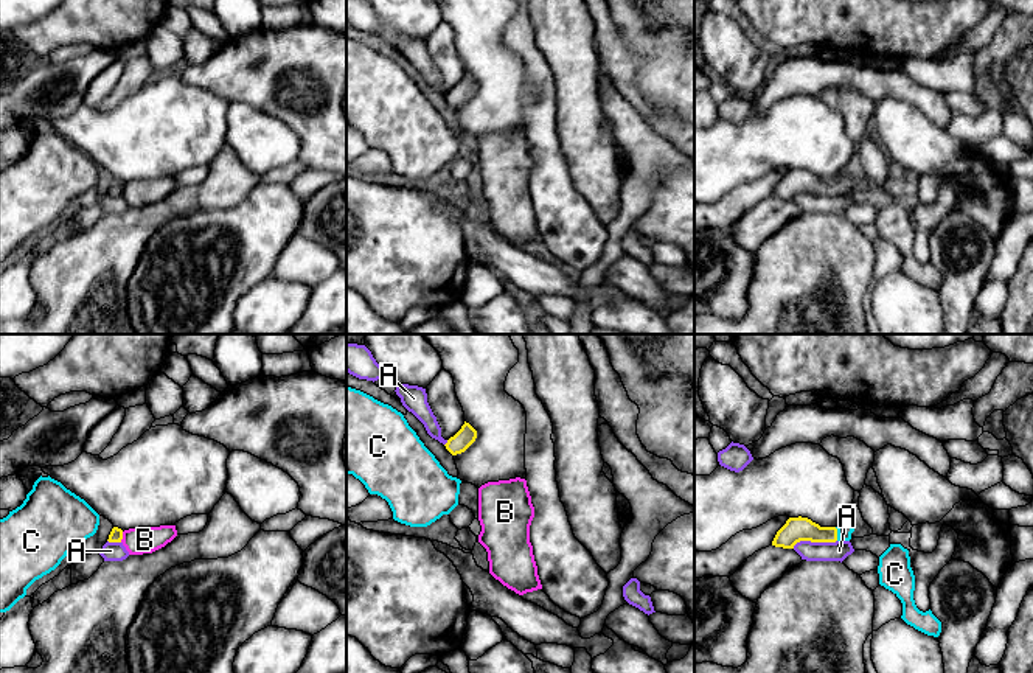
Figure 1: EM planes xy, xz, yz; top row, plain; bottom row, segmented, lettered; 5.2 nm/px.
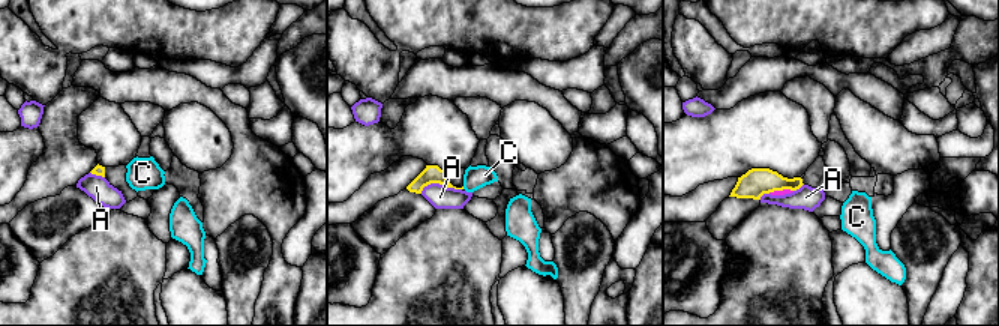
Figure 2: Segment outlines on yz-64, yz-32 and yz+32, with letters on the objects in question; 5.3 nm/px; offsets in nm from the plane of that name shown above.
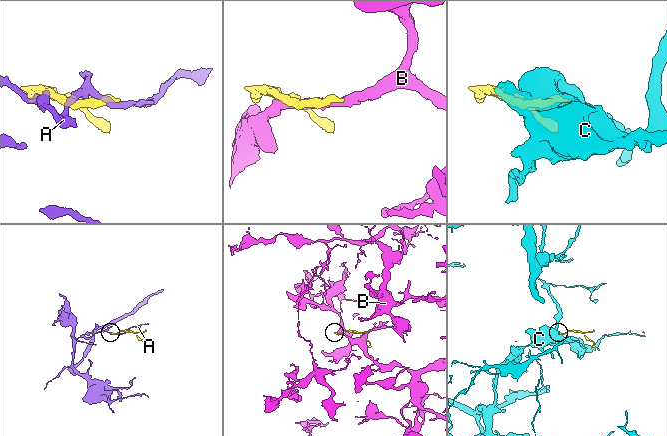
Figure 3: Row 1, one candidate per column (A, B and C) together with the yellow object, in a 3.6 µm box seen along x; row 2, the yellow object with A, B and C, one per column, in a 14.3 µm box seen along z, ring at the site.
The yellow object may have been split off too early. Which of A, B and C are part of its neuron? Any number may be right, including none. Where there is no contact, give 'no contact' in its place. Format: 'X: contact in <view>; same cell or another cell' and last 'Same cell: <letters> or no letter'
A: contact in yz; another cell
B: contact in xy; another cell
C: contact in yz; same cell
Same cell: C

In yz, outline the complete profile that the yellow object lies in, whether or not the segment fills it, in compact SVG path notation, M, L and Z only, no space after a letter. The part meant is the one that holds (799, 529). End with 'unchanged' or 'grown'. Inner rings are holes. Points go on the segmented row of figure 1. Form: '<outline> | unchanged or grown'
M789 518L786 524L777 532L772 546L794 549L794 546L800 541L850 541L853 532L854 528L848 524L839 524L837 527L820 527L808 518Z | grown

